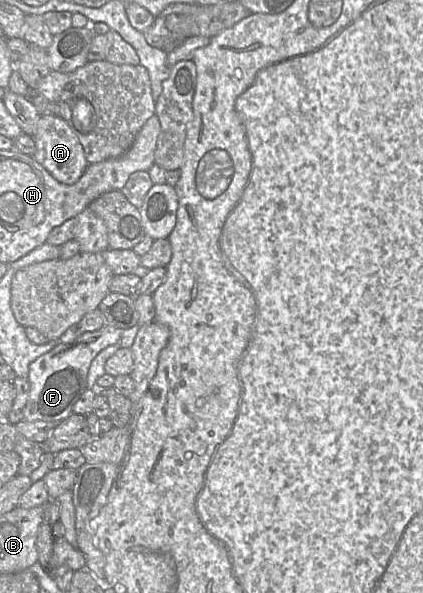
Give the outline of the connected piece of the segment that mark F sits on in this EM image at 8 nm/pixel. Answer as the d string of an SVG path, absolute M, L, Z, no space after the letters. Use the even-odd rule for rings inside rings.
M113 326L85 332L71 343L60 343L41 355L29 366L30 392L23 410L23 421L49 421L59 423L73 414L74 404L88 388L88 373L93 359L103 349L117 344L123 330Z

